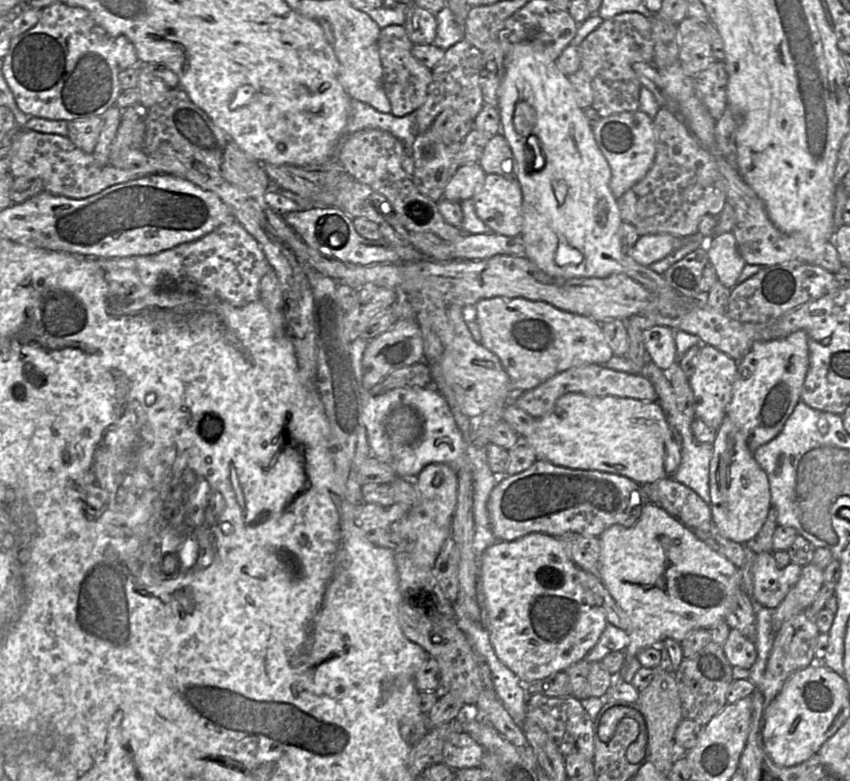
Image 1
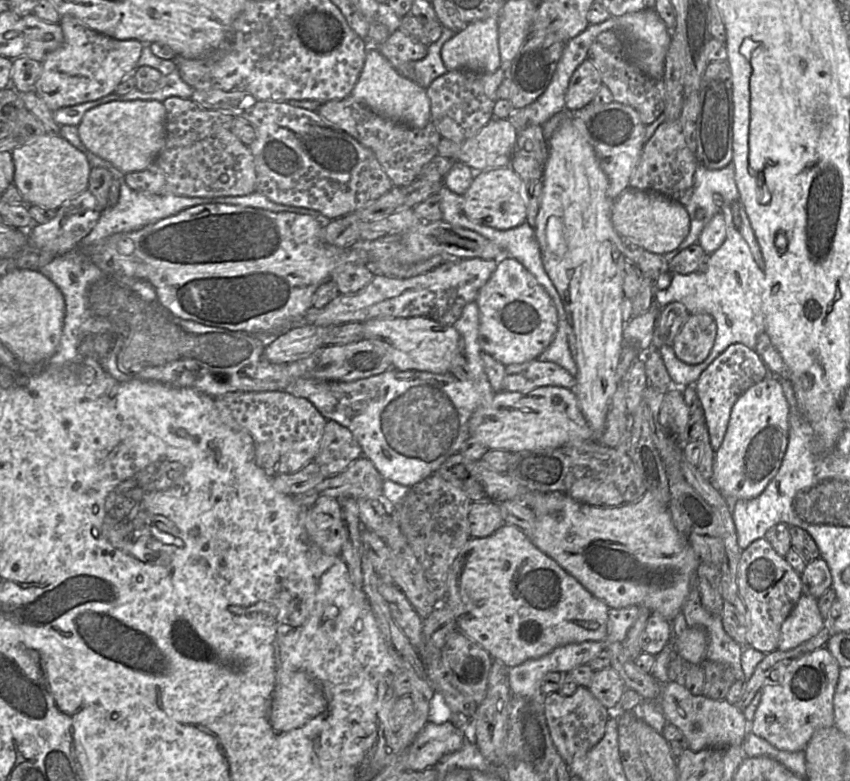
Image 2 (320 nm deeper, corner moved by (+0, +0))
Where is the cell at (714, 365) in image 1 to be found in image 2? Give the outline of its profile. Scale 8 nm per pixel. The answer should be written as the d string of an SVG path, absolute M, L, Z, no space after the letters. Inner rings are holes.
M741 343L731 344L702 372L695 383L696 391L704 412L710 443L715 452L723 442L735 402L746 390L769 374L757 352Z

